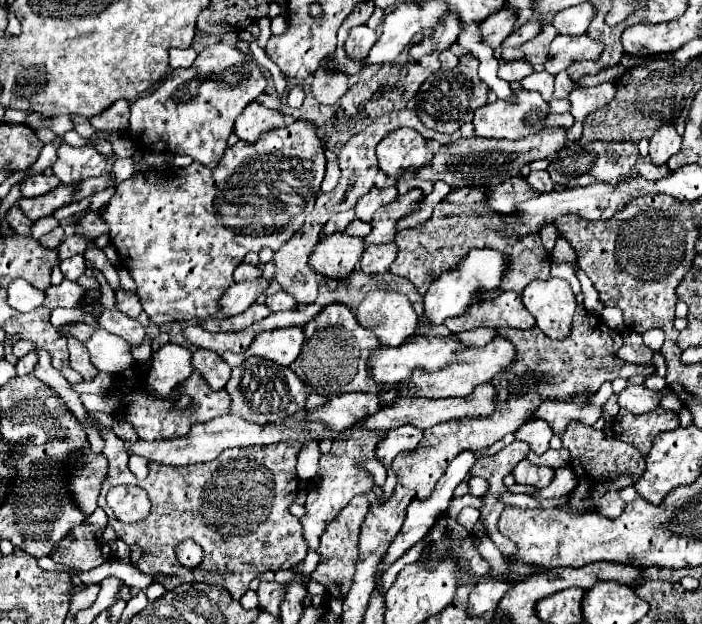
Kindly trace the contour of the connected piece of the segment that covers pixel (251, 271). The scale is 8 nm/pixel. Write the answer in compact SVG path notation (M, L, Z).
M241 263L233 273L234 282L253 280L260 277L262 271L257 267L246 263Z

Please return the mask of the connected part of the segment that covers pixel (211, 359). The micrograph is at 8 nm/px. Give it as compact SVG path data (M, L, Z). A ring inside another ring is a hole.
M197 349L197 351L193 353L191 363L193 363L193 367L201 373L201 377L209 383L209 387L211 387L213 391L223 389L225 383L229 381L231 367L229 367L215 351Z

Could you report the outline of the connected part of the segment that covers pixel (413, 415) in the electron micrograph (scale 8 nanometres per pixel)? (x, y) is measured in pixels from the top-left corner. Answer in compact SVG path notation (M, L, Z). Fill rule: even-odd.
M483 383L479 389L475 389L467 397L445 397L445 399L421 399L421 397L401 397L393 405L381 409L379 413L367 417L365 427L367 429L395 429L401 425L415 425L419 429L433 427L437 423L445 423L451 419L463 419L463 417L489 417L491 409L495 409L495 385Z

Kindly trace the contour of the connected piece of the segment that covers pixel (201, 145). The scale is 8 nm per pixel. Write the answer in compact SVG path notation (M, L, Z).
M217 43L199 53L193 67L175 69L151 95L131 103L131 119L123 133L141 149L171 155L189 155L215 169L225 153L227 137L243 107L265 91L261 69L239 49Z

